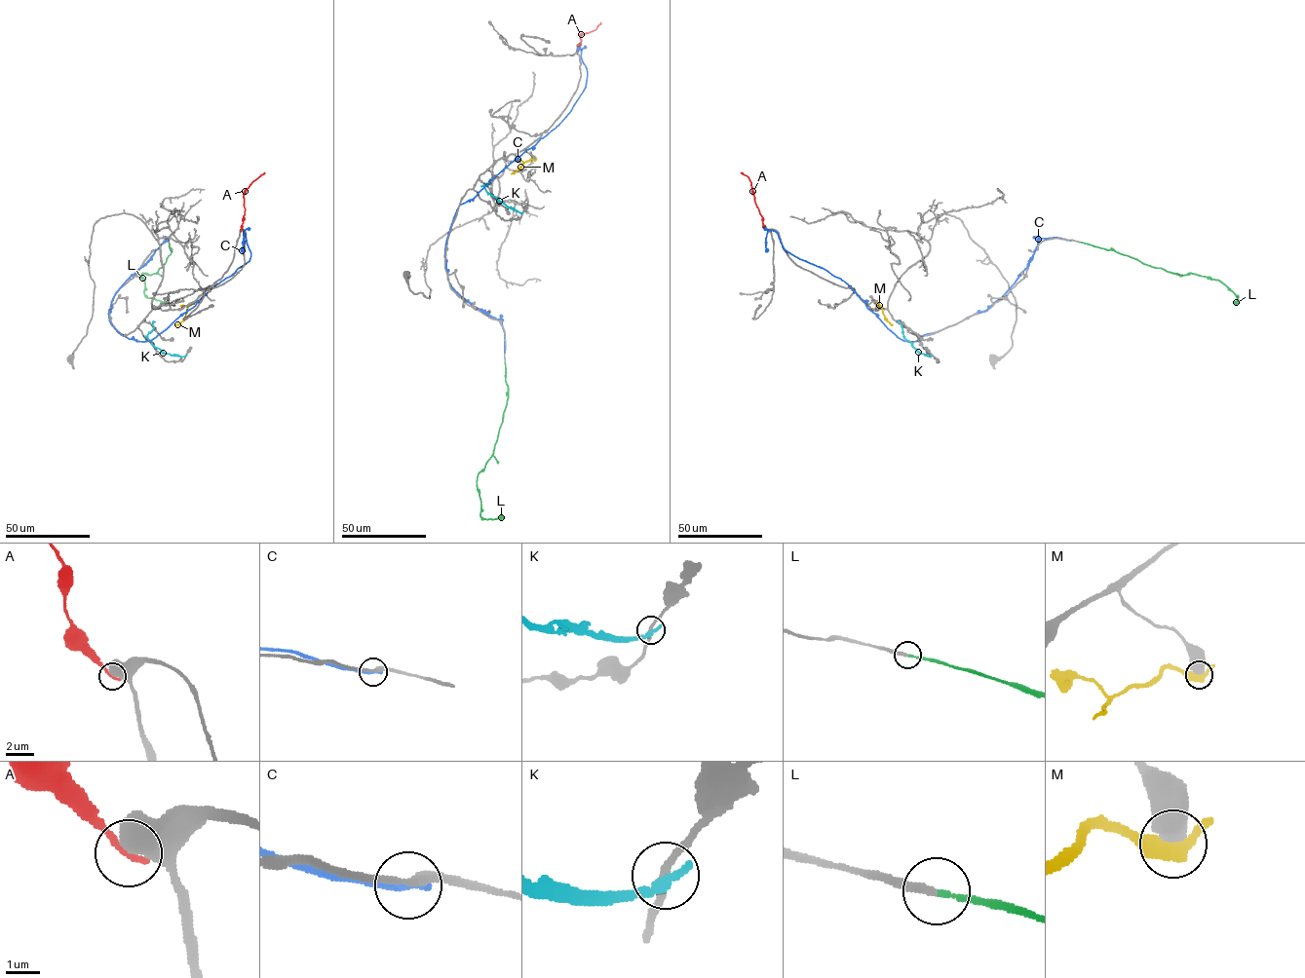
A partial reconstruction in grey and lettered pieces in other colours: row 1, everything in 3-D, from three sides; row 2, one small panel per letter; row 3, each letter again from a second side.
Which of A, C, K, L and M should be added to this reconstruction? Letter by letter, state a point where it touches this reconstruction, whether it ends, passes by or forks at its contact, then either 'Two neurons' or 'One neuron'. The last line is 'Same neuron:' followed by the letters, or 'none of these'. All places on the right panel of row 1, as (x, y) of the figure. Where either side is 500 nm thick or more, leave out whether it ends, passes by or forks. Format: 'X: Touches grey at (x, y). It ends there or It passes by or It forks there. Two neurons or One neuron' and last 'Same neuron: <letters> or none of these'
A: Touches grey at (768, 231). Two neurons
C: Touches grey at (1070, 240). It ends there. Two neurons
K: Touches grey at (932, 356). It ends there. Two neurons
L: Touches grey at (1080, 242). It ends there. One neuron
M: Touches grey at (878, 302). Two neurons
Same neuron: L

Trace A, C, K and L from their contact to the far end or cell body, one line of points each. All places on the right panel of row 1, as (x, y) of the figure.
A: (768, 231), (755, 203), (751, 182), (741, 172)
C: (1070, 240), (1039, 239), (1025, 269), (986, 311), (907, 341), (847, 283), (784, 248), (773, 230), (766, 251)
K: (932, 356), (919, 353), (903, 337), (898, 321)
L: (1080, 242), (1115, 250), (1173, 273), (1192, 274), (1220, 281), (1238, 298), (1235, 304)

